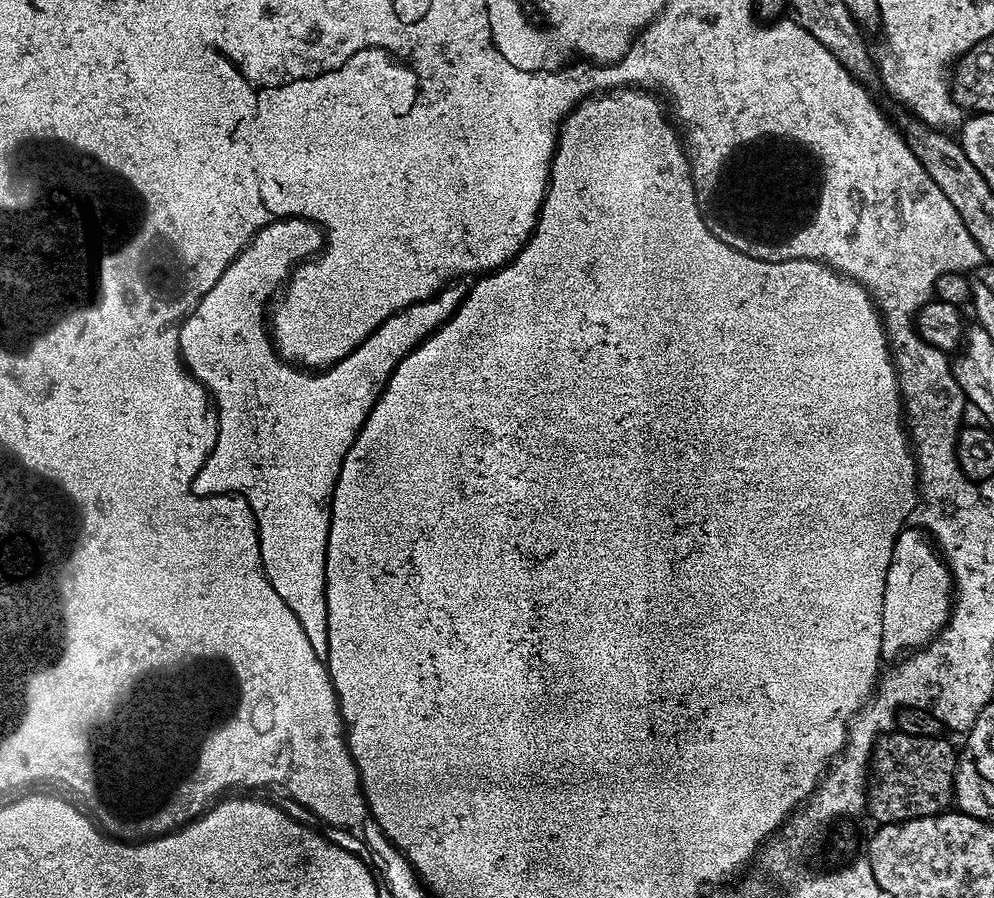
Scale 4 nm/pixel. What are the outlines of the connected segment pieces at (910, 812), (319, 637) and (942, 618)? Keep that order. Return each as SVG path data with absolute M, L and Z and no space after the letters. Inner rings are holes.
M904 732L904 740L888 744L888 752L880 752L880 776L888 776L888 780L884 780L880 797L870 808L875 823L900 824L919 816L939 816L953 803L957 763L957 749L952 749L948 738L911 736Z
M284 217L282 220L272 221L252 236L251 242L236 256L234 262L223 271L222 278L212 281L212 296L208 296L208 299L204 300L196 315L192 320L189 320L187 328L184 328L183 334L184 352L188 357L188 361L184 364L185 367L192 370L198 364L212 364L210 400L222 402L222 423L224 424L222 446L216 448L216 455L208 459L207 467L203 469L203 472L200 472L200 480L196 480L196 488L240 488L240 492L248 492L248 496L252 496L252 504L256 504L256 516L262 518L264 560L270 562L270 572L267 575L272 576L272 584L279 586L280 593L286 594L289 606L296 608L294 618L298 618L298 622L306 634L306 642L310 642L310 646L314 646L314 654L318 654L320 660L326 658L326 622L328 621L324 592L320 591L320 586L324 584L324 576L320 574L320 554L324 552L324 528L328 528L328 508L324 508L324 500L328 500L328 488L332 488L332 476L336 476L336 464L340 464L340 456L344 456L344 448L350 447L356 441L360 427L366 422L370 410L376 404L376 399L380 396L381 390L384 389L384 383L389 380L389 376L397 368L398 362L456 312L457 306L464 301L469 289L469 285L465 281L453 281L432 298L420 303L412 303L410 306L404 307L402 311L395 312L386 322L382 322L381 326L376 327L374 333L368 335L353 352L346 354L346 358L342 358L331 368L316 370L311 376L304 376L284 367L284 364L280 364L279 360L276 360L276 357L272 354L272 350L268 346L270 341L265 340L264 332L261 332L261 304L264 304L264 299L267 299L268 292L279 289L289 279L296 264L317 255L323 249L323 245L323 229L312 220L300 217ZM288 508L308 508L308 512L288 512Z
M905 527L896 539L883 594L881 655L893 660L927 647L947 624L954 603L954 585L948 564L929 533L912 527Z

